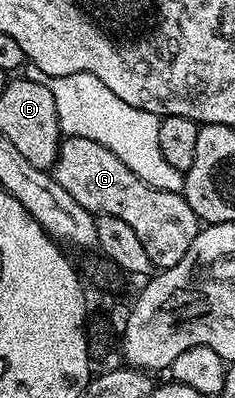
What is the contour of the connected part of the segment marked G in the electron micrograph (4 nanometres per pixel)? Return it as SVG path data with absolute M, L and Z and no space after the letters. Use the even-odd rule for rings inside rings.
M65 137L51 172L59 187L63 187L63 191L67 191L67 195L71 195L71 199L75 199L75 203L88 213L106 213L115 219L123 219L123 223L139 235L139 243L143 243L147 259L151 259L158 270L175 267L175 263L187 255L187 247L195 243L199 222L185 196L159 191L143 183L143 179L139 179L139 175L135 175L119 155L107 151L107 147L103 147L103 143L95 143L95 139Z

